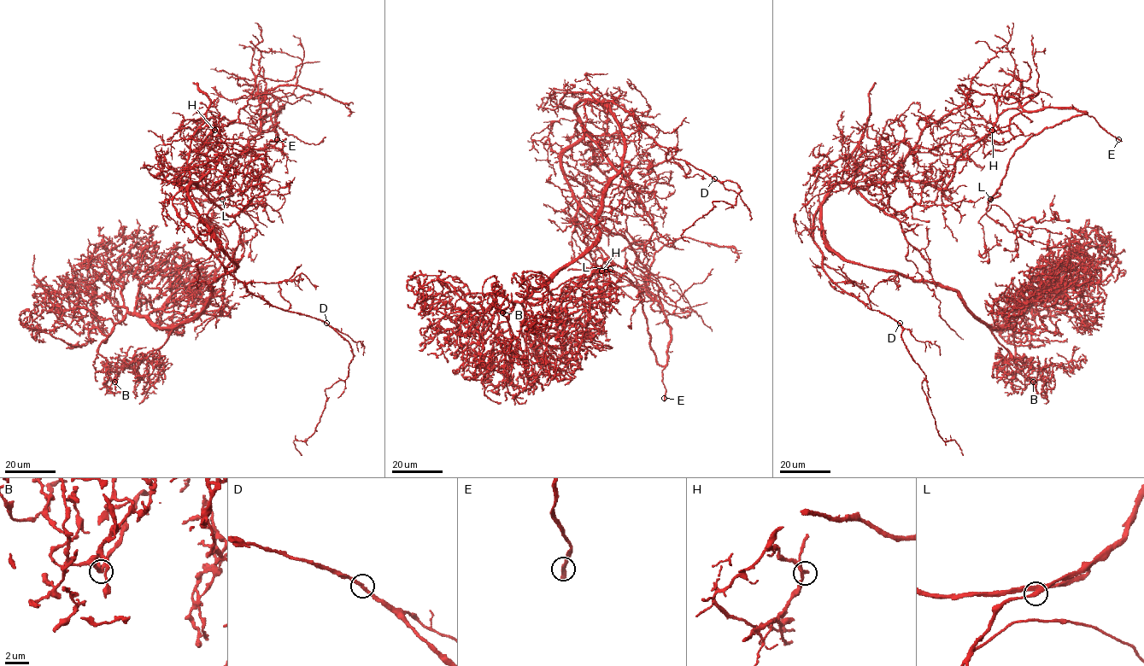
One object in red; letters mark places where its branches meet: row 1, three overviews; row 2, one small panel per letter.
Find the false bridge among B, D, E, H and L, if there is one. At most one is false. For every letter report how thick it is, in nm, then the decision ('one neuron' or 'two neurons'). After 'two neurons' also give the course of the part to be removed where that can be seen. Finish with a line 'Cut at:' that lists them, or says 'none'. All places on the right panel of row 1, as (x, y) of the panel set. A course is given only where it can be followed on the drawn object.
B: 360 nm | one neuron
D: 260 nm | one neuron
E: 240 nm | one neuron
H: 200 nm | two neurons | (992, 130), (969, 119), (1087, 113), (1015, 152), (986, 214), (1013, 231), (1055, 219), (1054, 195)
L: 240 nm | one neuron
Cut at: H

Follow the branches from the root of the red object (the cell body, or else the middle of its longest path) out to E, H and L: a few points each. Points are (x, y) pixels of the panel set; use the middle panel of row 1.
E: (572, 146), (562, 156), (561, 172), (572, 197), (628, 241), (662, 287), (658, 295), (670, 327), (665, 398)
H: (572, 146), (562, 156), (561, 170), (586, 190), (579, 200), (574, 217), (575, 231), (601, 271)
L: (572, 146), (561, 172), (572, 197), (628, 241), (662, 287), (665, 365), (639, 290), (610, 269)

